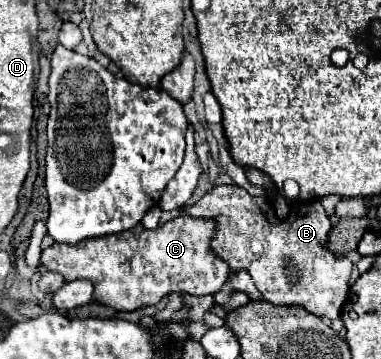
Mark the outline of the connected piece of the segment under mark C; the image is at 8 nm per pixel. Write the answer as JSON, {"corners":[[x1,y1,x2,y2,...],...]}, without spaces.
{"corners":[[180,215,164,225,160,225,156,231,146,229,144,225,136,225,136,229,130,229,128,233,120,235,108,235,108,237,94,237,92,241,84,241,80,245,64,245,56,243,42,251,40,263,50,271,60,271,66,281,74,279,88,279,94,285,94,299,98,303,104,303,108,307,114,307,118,311,136,311,146,305,156,305,160,299,168,293,182,291,190,295,214,295,226,281,228,281,228,265,212,251,212,239,216,233,216,221,202,219,202,217,188,217]]}

